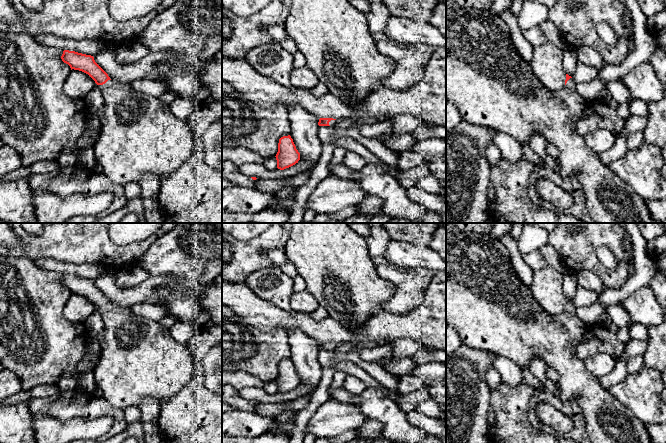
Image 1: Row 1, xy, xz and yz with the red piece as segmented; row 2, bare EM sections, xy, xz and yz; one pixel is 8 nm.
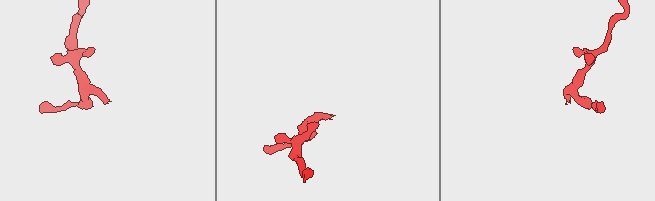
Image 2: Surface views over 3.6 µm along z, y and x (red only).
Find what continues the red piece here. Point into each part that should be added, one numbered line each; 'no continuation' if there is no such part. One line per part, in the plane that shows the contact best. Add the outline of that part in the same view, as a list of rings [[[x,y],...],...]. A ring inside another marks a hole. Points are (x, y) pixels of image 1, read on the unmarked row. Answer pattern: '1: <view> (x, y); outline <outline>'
1: xy (139, 358); outline [[[108,304],[98,310],[104,326],[97,337],[101,354],[93,374],[103,397],[112,406],[122,410],[129,406],[138,406],[146,397],[156,399],[160,405],[174,397],[194,370],[187,345],[176,341],[169,329],[159,322],[138,316],[131,307]]]

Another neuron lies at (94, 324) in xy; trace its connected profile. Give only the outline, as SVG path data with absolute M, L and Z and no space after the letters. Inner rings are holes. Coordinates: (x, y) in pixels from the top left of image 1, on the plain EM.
M96 309L85 321L83 326L86 328L90 339L97 339L104 326L100 311Z

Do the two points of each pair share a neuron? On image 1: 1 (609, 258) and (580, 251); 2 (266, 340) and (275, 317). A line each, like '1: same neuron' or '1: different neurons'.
1: different neurons
2: different neurons

